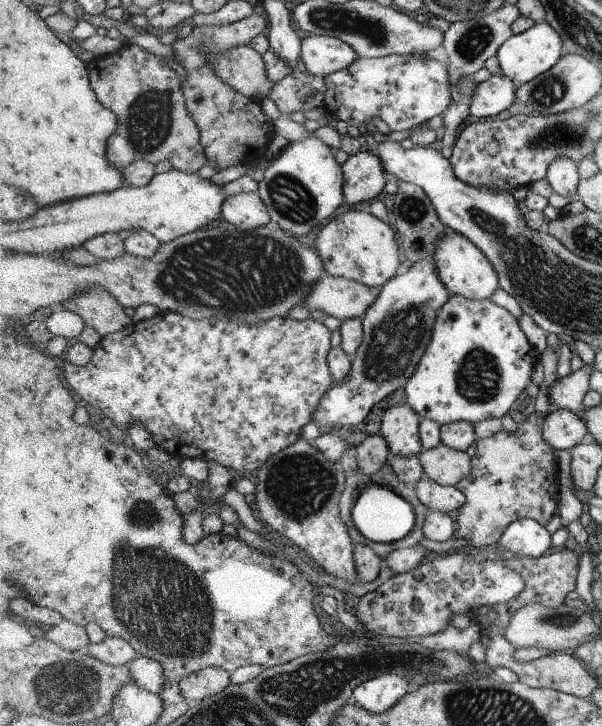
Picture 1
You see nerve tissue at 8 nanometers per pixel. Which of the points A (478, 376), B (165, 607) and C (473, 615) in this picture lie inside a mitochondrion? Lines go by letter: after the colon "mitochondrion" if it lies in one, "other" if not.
A: mitochondrion
B: mitochondrion
C: other

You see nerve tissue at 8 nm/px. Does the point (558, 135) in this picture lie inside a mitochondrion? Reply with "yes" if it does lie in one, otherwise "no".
yes

